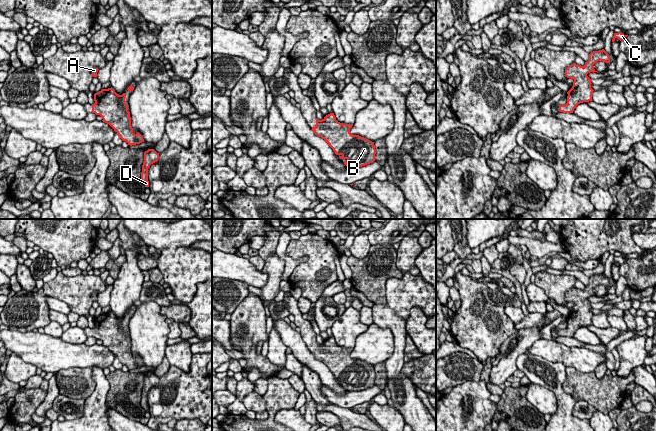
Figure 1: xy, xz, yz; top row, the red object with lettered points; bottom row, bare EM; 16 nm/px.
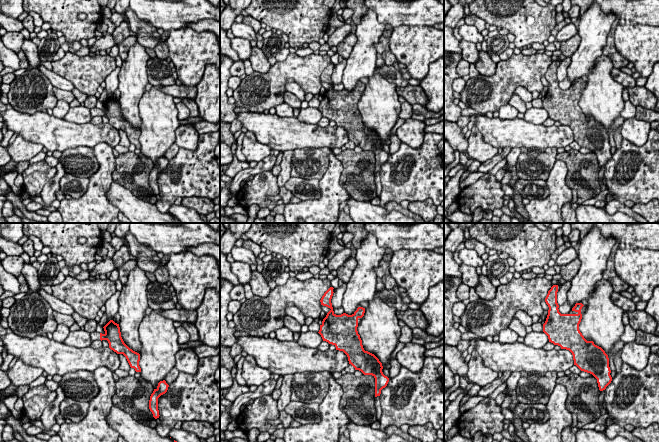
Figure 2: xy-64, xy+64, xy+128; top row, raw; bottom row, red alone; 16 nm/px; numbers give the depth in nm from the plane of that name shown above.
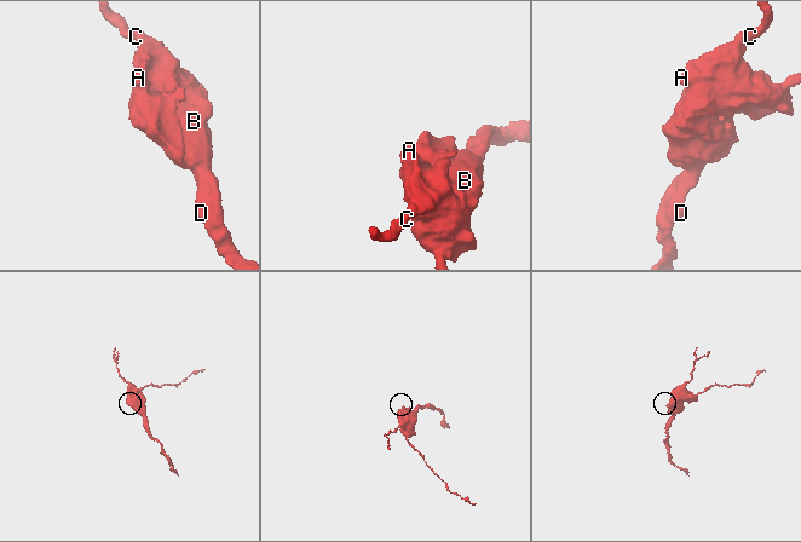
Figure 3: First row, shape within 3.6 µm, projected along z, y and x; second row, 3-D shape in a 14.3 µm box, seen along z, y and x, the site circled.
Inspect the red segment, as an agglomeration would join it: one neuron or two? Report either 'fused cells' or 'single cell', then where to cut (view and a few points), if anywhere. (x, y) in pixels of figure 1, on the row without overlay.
single cell; no cut

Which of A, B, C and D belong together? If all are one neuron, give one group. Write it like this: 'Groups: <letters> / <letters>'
Groups: A B C D

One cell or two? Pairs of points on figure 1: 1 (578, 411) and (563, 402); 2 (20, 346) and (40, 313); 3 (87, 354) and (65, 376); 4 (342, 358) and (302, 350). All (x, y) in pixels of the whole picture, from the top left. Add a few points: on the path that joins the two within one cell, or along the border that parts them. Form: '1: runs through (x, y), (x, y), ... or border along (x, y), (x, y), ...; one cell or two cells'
1: border along (577, 400), (573, 414), (589, 419); two cells
2: border along (10, 329), (22, 332), (32, 331); two cells
3: border along (90, 366), (62, 368), (55, 373); two cells
4: border along (299, 333), (306, 347), (328, 368); two cells

